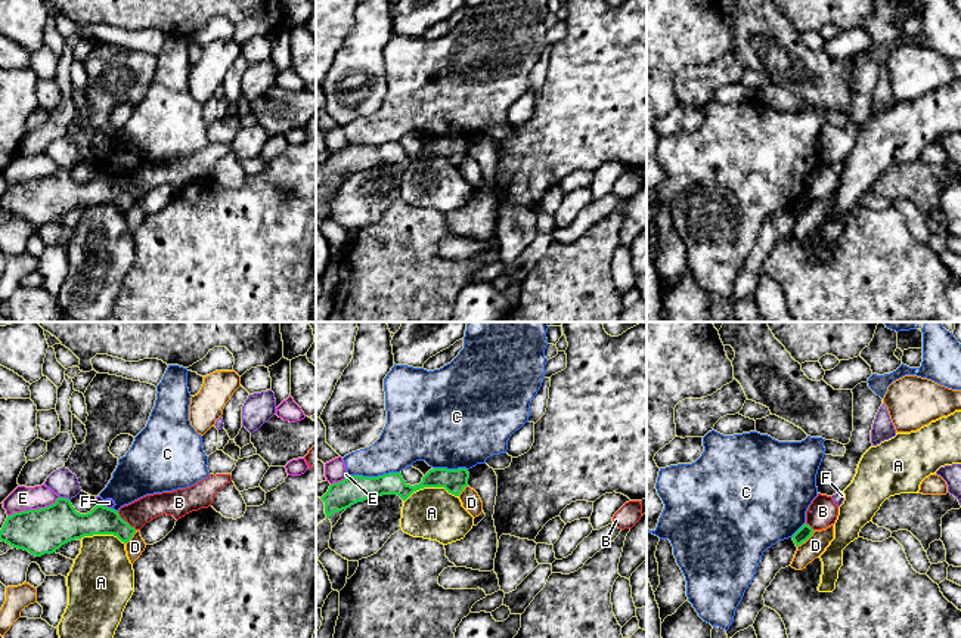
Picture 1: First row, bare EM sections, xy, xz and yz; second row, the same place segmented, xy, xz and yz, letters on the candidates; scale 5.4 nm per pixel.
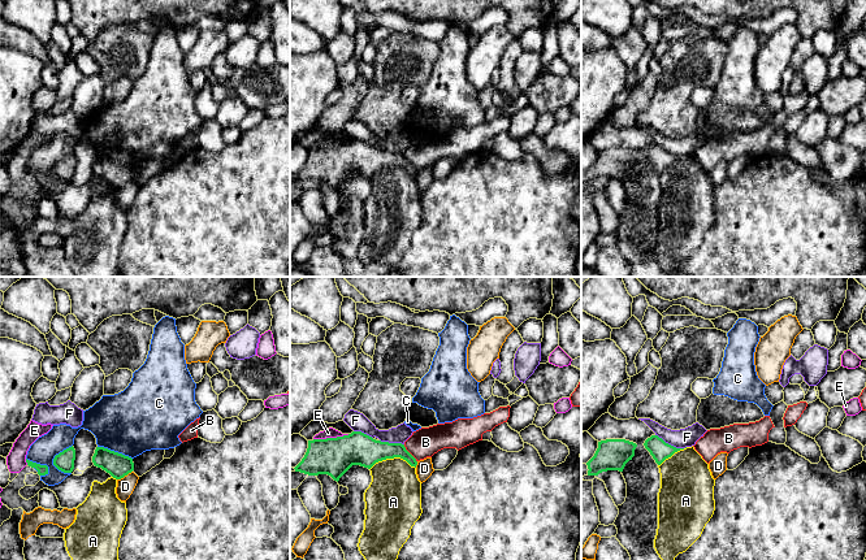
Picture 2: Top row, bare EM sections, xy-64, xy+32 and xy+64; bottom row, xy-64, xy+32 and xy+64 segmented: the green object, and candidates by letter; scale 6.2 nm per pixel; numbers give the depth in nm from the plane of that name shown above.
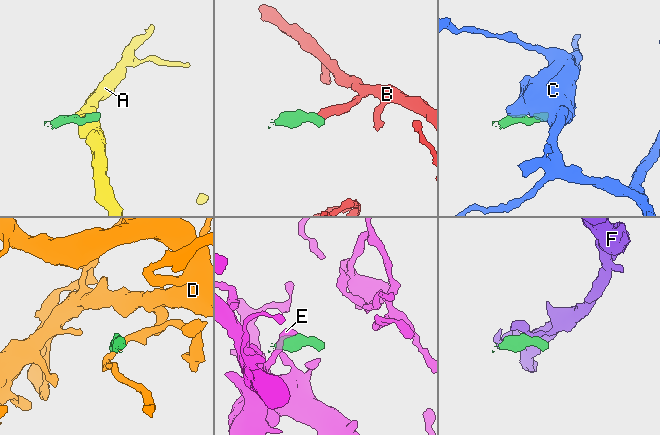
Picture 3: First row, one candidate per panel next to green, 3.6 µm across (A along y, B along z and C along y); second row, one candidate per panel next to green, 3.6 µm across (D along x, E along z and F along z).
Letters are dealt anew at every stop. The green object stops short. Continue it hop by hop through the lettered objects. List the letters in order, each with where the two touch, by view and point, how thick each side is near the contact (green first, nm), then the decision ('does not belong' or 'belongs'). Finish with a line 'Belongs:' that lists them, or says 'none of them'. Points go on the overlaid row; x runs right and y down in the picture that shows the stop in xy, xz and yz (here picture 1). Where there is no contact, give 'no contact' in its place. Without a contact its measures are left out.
A: xz (430, 486) | 130/280 nm | does not belong
B: xy (126, 522) | 160/140 nm | does not belong
C: xz (374, 477) | 150/260 nm | does not belong
D: yz (806, 539) | 80/110 nm | does not belong
E: xy (33, 510) | 240/130 nm | does not belong
F: xy (105, 507) | 200/50 nm | does not belong
Belongs: none of them

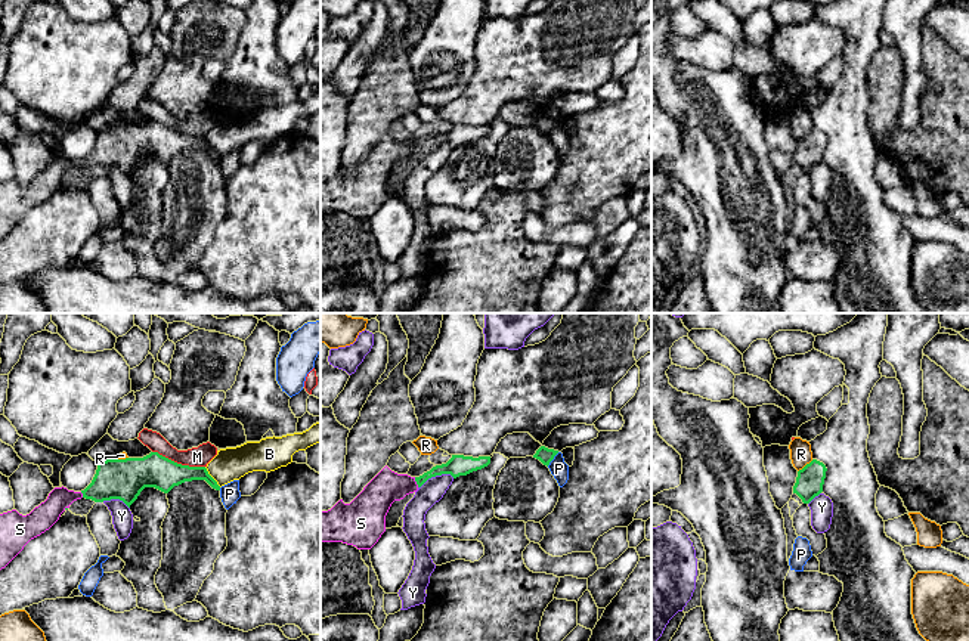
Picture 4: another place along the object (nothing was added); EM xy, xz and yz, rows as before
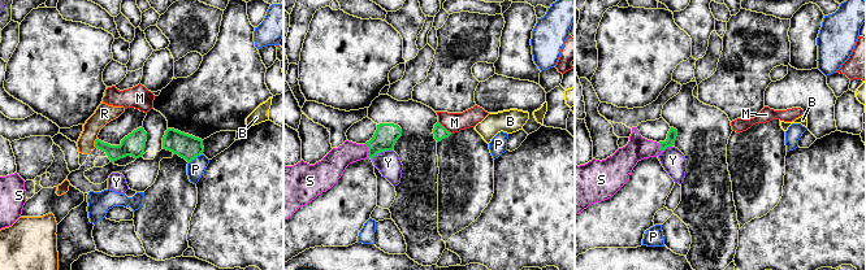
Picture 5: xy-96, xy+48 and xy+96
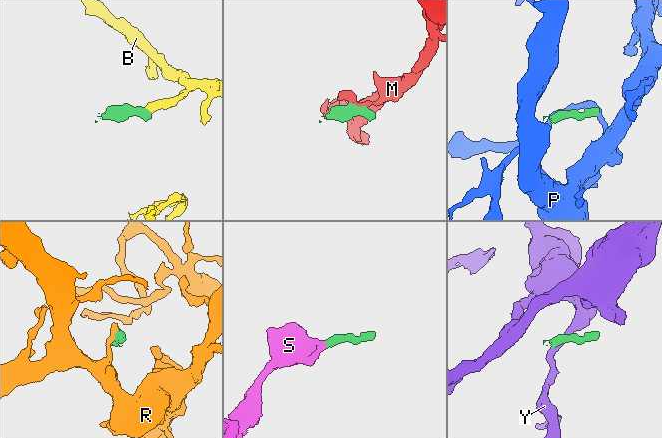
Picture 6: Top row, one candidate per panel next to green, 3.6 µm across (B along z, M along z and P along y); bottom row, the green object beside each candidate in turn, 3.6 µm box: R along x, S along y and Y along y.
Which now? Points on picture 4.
B: xy (211, 477) | 160/180 nm | does not belong
M: xy (179, 464) | 190/110 nm | does not belong
P: xz (553, 458) | 90/100 nm | does not belong
R: yz (807, 464) | 150/120 nm | does not belong
S: xz (415, 480) | 110/180 nm | belongs
Y: xz (436, 474) | 110/130 nm | does not belong
Belongs: S

